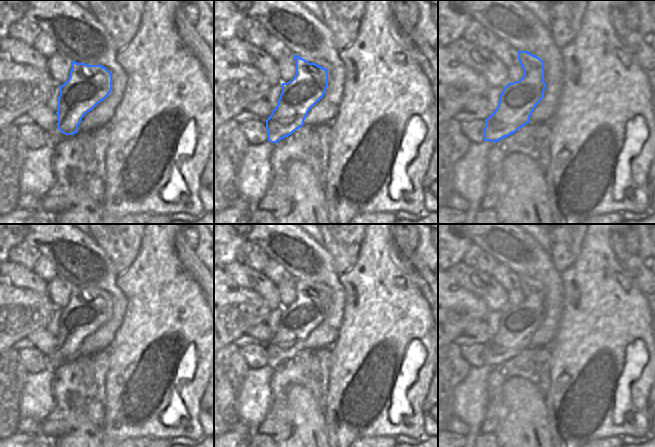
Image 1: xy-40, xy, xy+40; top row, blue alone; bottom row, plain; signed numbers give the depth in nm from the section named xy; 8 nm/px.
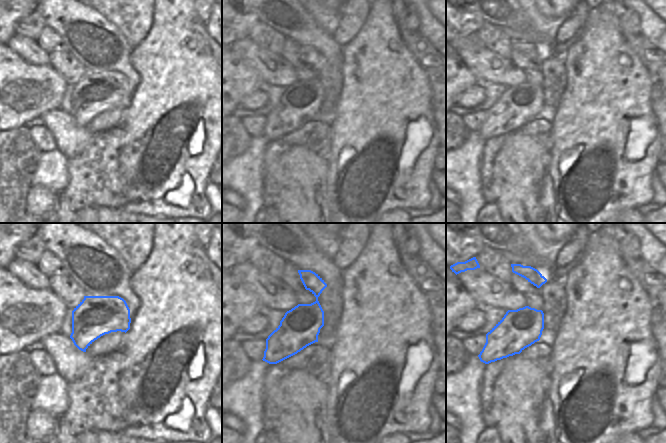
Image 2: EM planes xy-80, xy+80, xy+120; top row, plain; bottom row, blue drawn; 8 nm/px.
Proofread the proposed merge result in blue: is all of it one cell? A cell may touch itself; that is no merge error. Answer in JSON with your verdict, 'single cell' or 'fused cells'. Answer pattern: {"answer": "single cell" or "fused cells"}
{"answer": "single cell"}

